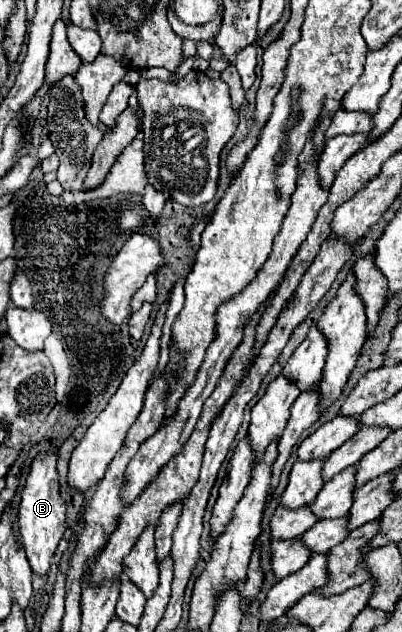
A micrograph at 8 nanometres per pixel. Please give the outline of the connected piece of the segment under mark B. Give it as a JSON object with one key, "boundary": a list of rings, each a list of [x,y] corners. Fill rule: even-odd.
{"boundary":[[[58,450],[40,452],[32,464],[30,472],[26,476],[26,484],[22,488],[22,502],[20,502],[20,544],[28,556],[28,562],[36,574],[46,574],[50,568],[50,558],[56,552],[58,542],[62,540],[62,534],[66,530],[66,510],[68,502],[60,494],[60,482],[58,482],[58,470],[56,470]]]}

